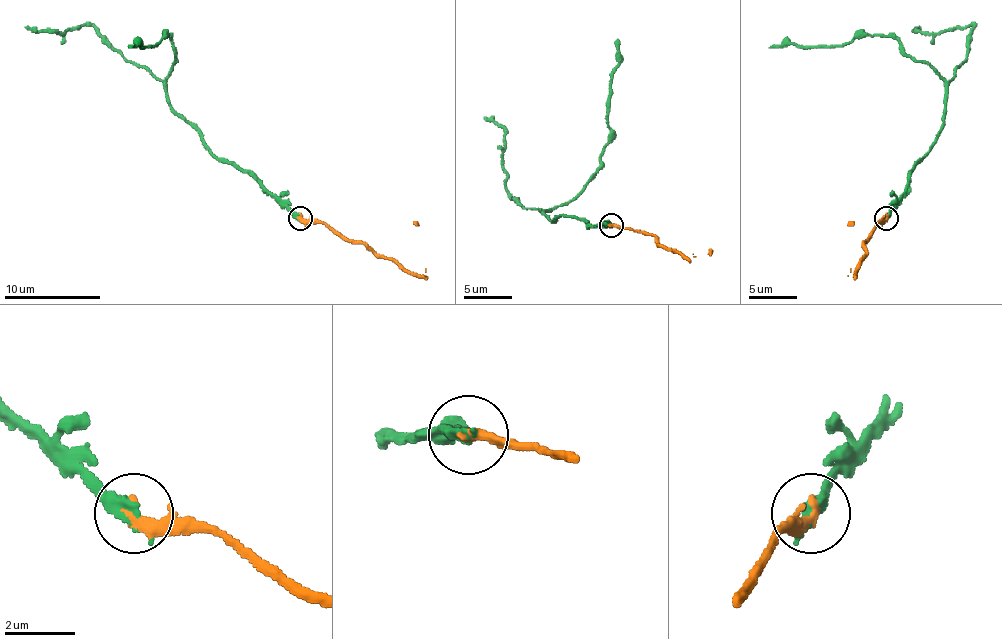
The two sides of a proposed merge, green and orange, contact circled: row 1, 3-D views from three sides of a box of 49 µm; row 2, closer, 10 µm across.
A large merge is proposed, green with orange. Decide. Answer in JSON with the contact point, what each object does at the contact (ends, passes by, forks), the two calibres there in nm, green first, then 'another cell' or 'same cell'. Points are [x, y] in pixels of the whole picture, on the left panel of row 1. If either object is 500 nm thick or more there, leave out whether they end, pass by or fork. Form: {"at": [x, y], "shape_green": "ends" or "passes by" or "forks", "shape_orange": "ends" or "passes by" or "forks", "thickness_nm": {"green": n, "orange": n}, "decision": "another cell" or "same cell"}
{"at": [300, 218], "shape_green": "ends", "shape_orange": "ends", "thickness_nm": {"green": 360, "orange": 360}, "decision": "same cell"}

